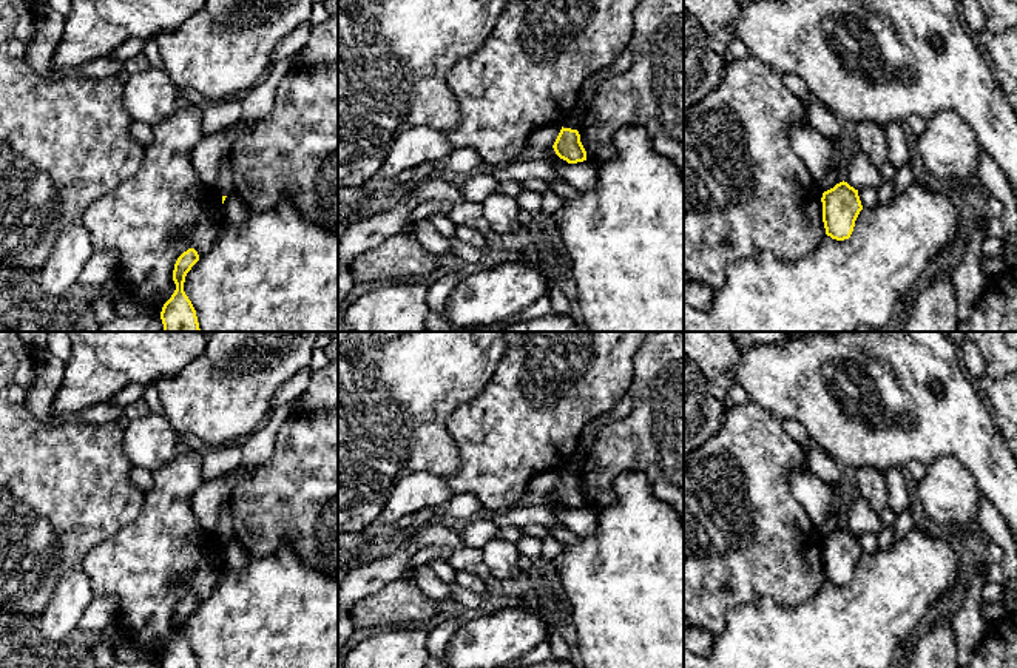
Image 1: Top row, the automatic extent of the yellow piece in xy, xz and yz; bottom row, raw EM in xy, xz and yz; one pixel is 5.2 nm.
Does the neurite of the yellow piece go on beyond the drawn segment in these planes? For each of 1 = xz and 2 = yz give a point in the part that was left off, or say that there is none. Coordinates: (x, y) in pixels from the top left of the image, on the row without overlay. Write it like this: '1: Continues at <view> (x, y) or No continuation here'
1: No continuation here
2: No continuation here

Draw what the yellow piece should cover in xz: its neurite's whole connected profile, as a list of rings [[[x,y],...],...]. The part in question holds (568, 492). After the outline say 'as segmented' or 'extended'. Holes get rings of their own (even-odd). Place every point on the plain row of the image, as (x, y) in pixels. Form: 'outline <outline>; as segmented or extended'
outline [[[562,472],[552,494],[556,500],[568,509],[586,506],[586,497],[580,488],[580,480],[577,475]]]; as segmented

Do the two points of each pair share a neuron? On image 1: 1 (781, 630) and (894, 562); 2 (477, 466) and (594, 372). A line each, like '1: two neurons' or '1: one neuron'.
1: one neuron
2: one neuron

